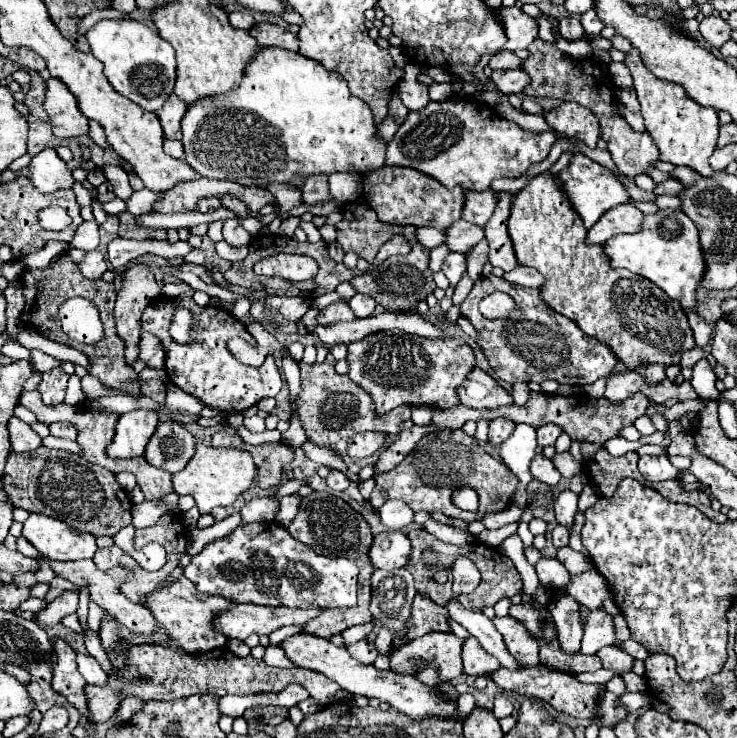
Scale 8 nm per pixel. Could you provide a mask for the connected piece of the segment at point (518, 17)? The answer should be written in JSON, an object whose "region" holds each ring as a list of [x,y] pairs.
{"region":[[[517,6],[499,8],[497,12],[499,12],[501,20],[503,20],[503,26],[505,26],[507,38],[509,38],[507,44],[503,46],[503,50],[513,50],[515,54],[525,56],[529,44],[537,38],[537,32],[539,32],[537,20],[531,18],[529,14],[525,14]]]}

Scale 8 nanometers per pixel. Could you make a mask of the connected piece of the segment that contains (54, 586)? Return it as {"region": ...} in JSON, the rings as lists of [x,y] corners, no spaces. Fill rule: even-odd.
{"region":[[[55,576],[55,578],[51,580],[51,584],[49,584],[49,586],[51,586],[51,592],[45,596],[45,600],[47,600],[47,602],[53,602],[53,600],[55,600],[59,594],[63,594],[65,590],[74,589],[75,591],[79,591],[80,589],[78,586],[75,586],[73,582],[67,582],[65,578],[59,578],[59,576]]]}

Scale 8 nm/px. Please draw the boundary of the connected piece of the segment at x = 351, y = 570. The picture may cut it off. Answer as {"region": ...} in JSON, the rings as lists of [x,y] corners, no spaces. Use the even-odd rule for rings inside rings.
{"region":[[[275,522],[239,524],[233,534],[209,542],[191,564],[185,566],[185,576],[203,594],[219,594],[231,602],[251,602],[265,606],[289,608],[345,608],[357,604],[357,566],[345,558],[325,558],[315,554],[309,546],[295,540],[283,526]]]}

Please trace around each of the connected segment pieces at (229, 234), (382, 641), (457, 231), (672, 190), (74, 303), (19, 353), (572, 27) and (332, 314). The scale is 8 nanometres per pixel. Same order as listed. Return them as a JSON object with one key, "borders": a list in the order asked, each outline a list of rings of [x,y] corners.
{"borders":[[[[229,218],[223,224],[223,240],[231,246],[243,246],[251,242],[251,234],[241,226],[239,218]]],[[[383,628],[383,630],[377,634],[375,646],[377,646],[377,650],[379,650],[379,656],[389,656],[389,654],[393,652],[393,636]]],[[[467,220],[453,222],[447,230],[447,246],[453,252],[469,252],[479,240],[485,238],[485,230],[479,226],[471,226]]],[[[673,178],[657,184],[657,188],[655,188],[655,194],[667,194],[667,196],[679,196],[681,192],[683,192],[683,184]]],[[[69,298],[59,306],[63,332],[88,345],[96,344],[103,338],[103,326],[99,310],[85,298]]],[[[9,340],[4,344],[2,354],[10,358],[27,360],[32,365],[29,350],[23,346],[22,349],[19,349],[19,344],[13,340]]],[[[561,18],[559,20],[559,32],[565,40],[579,40],[585,36],[583,26],[577,18]]],[[[339,300],[339,302],[333,302],[327,308],[323,308],[319,312],[317,320],[319,320],[319,324],[327,326],[327,324],[335,324],[335,322],[351,322],[351,320],[355,320],[355,314],[351,312],[347,302]]]]}

